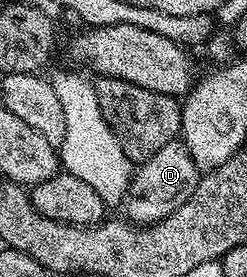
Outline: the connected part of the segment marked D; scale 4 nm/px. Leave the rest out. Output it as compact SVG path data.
M174 141L163 145L155 157L140 164L133 172L129 181L127 204L129 203L128 222L134 225L157 223L163 217L175 213L191 193L195 193L197 183L201 180L202 172L195 165L191 153L185 148L184 142Z

